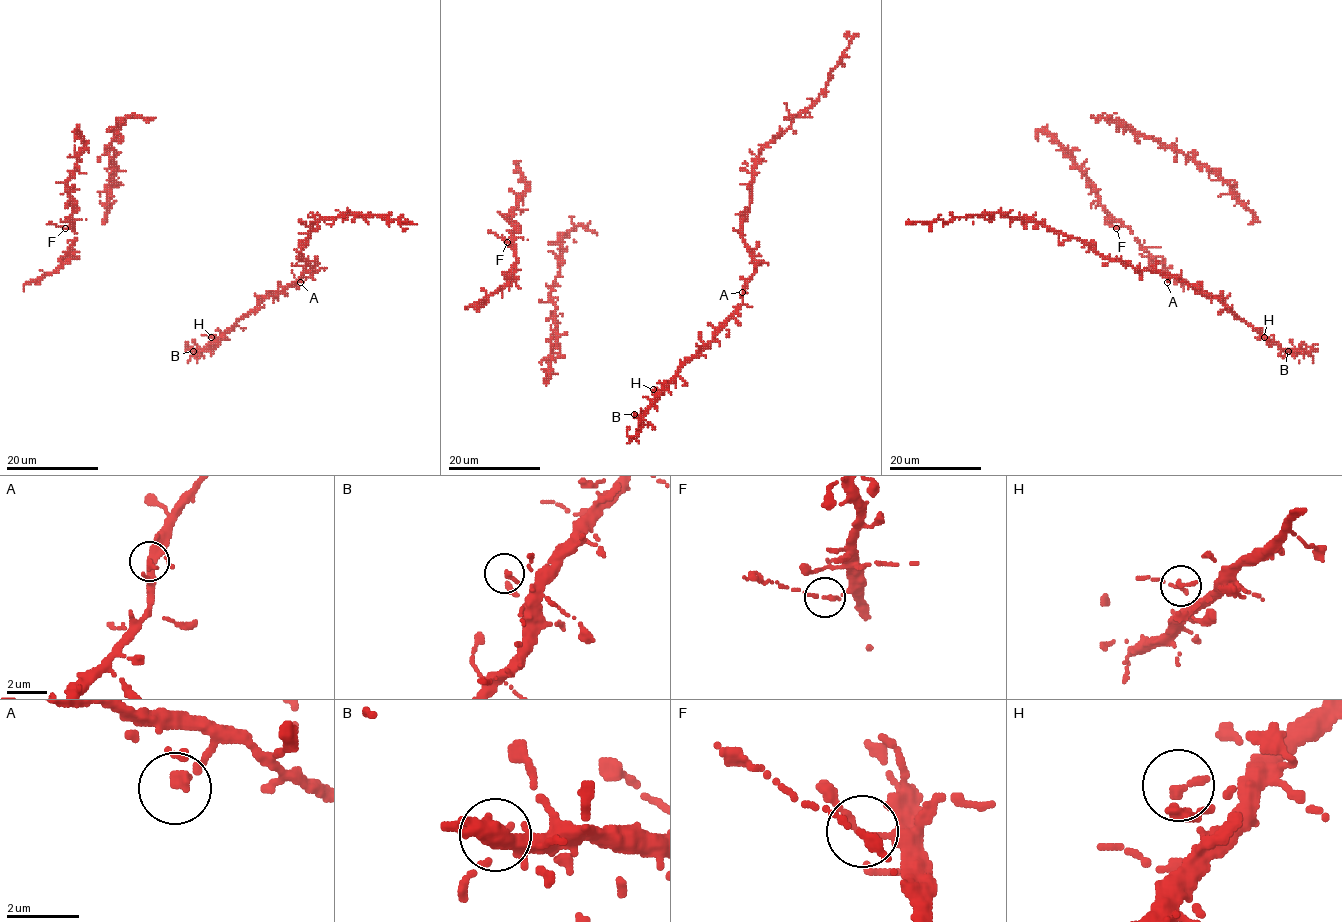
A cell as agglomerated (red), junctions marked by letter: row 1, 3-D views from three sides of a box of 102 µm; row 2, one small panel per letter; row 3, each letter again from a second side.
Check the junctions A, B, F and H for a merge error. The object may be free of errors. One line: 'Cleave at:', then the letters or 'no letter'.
Cleave at: no letter

